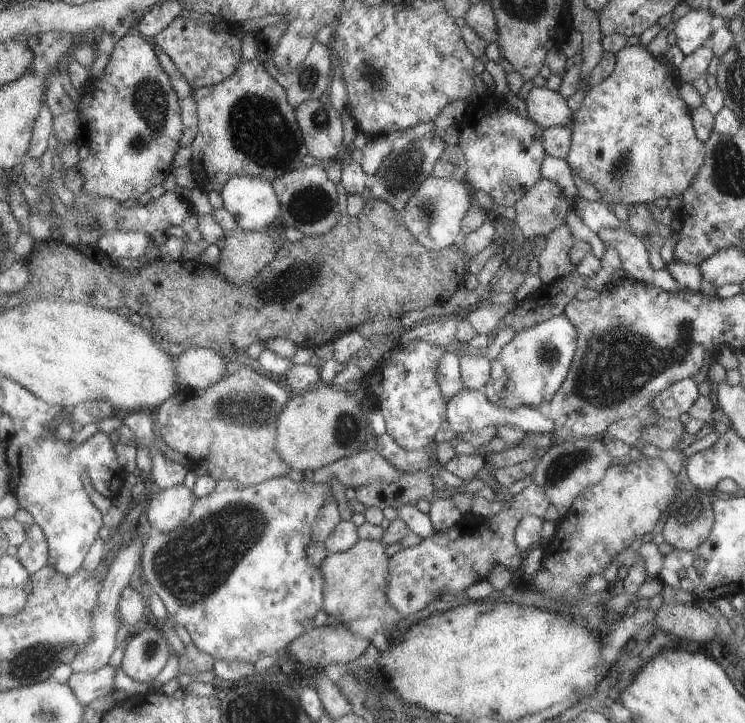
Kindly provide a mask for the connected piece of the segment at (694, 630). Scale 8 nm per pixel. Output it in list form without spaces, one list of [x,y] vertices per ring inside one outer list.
[[[662,602],[653,613],[652,622],[663,632],[692,642],[717,640],[715,617],[696,606],[695,602]]]

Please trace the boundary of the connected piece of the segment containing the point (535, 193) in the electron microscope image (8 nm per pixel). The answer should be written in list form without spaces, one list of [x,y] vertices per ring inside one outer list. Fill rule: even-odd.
[[[545,178],[539,179],[515,204],[515,218],[514,223],[517,224],[523,238],[529,240],[531,244],[535,245],[535,238],[537,236],[546,236],[557,226],[565,223],[565,216],[570,211],[561,188]]]

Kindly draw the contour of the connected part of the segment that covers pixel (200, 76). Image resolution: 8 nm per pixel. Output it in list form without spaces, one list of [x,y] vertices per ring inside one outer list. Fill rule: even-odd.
[[[188,15],[177,16],[163,32],[153,36],[152,42],[170,58],[194,91],[219,85],[235,74],[243,61],[241,38],[234,29],[217,32],[211,23],[202,25],[201,22],[193,22]]]

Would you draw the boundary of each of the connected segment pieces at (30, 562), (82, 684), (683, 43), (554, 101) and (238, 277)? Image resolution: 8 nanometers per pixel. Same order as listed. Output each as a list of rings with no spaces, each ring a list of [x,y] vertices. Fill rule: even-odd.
[[[34,523],[28,530],[27,540],[25,544],[18,547],[16,557],[31,574],[41,570],[49,562],[48,540],[37,523]]]
[[[108,664],[95,672],[74,672],[67,684],[73,688],[77,698],[87,705],[97,698],[115,692],[115,676],[118,669]]]
[[[691,9],[675,20],[670,40],[684,56],[692,54],[705,43],[720,23],[706,11]]]
[[[545,86],[533,87],[522,101],[529,118],[539,128],[561,126],[570,122],[572,113],[557,91],[551,91]]]
[[[238,227],[231,236],[225,236],[219,262],[215,268],[235,286],[243,286],[253,280],[271,260],[280,247],[276,236],[268,229],[247,232]]]

